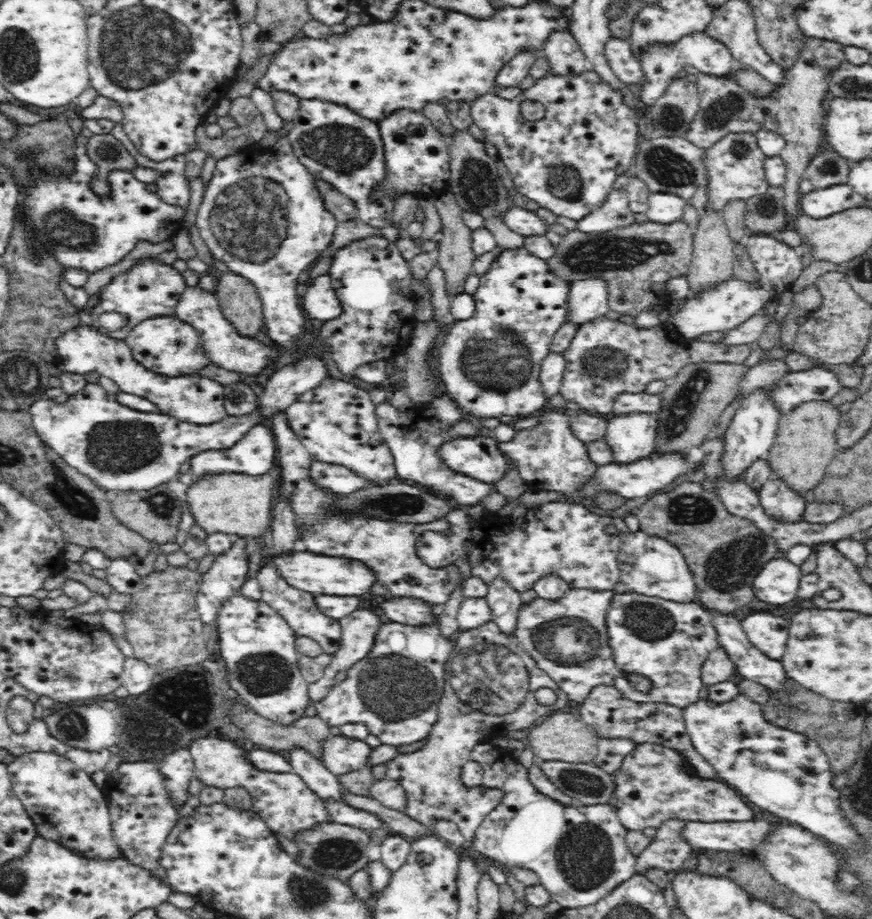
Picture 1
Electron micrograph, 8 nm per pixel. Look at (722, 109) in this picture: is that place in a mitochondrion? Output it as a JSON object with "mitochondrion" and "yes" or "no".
{"mitochondrion":"yes"}

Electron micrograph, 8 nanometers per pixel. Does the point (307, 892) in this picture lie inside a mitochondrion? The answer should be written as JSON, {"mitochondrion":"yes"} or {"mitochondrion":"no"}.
{"mitochondrion":"yes"}

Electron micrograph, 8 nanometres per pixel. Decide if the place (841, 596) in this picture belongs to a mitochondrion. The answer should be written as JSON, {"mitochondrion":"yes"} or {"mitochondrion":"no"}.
{"mitochondrion":"no"}

